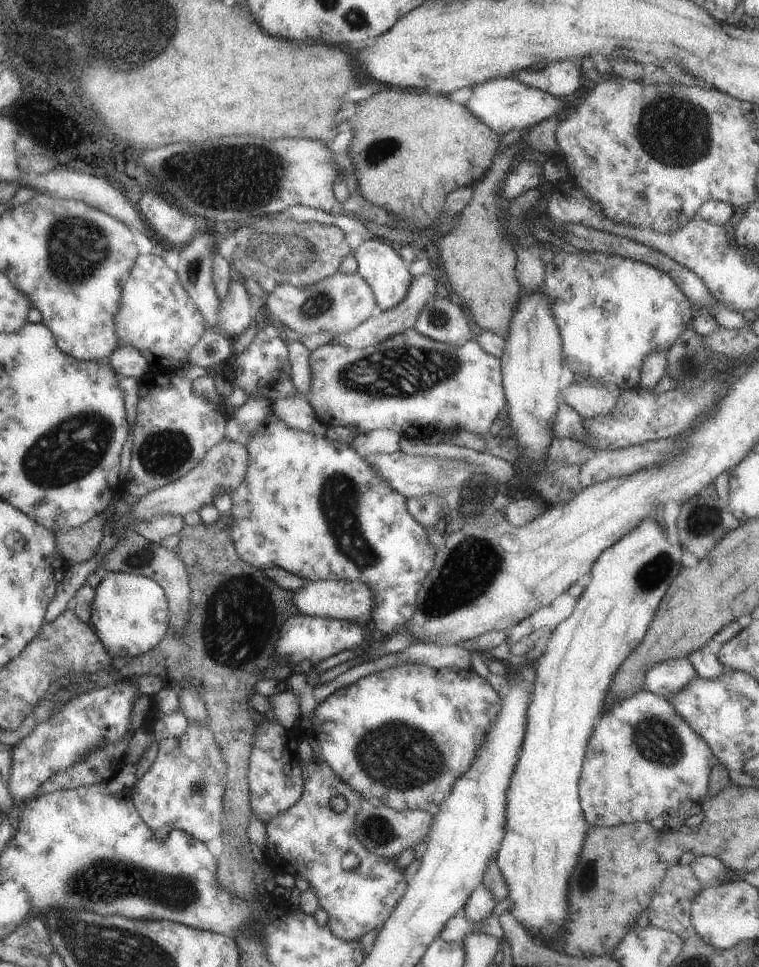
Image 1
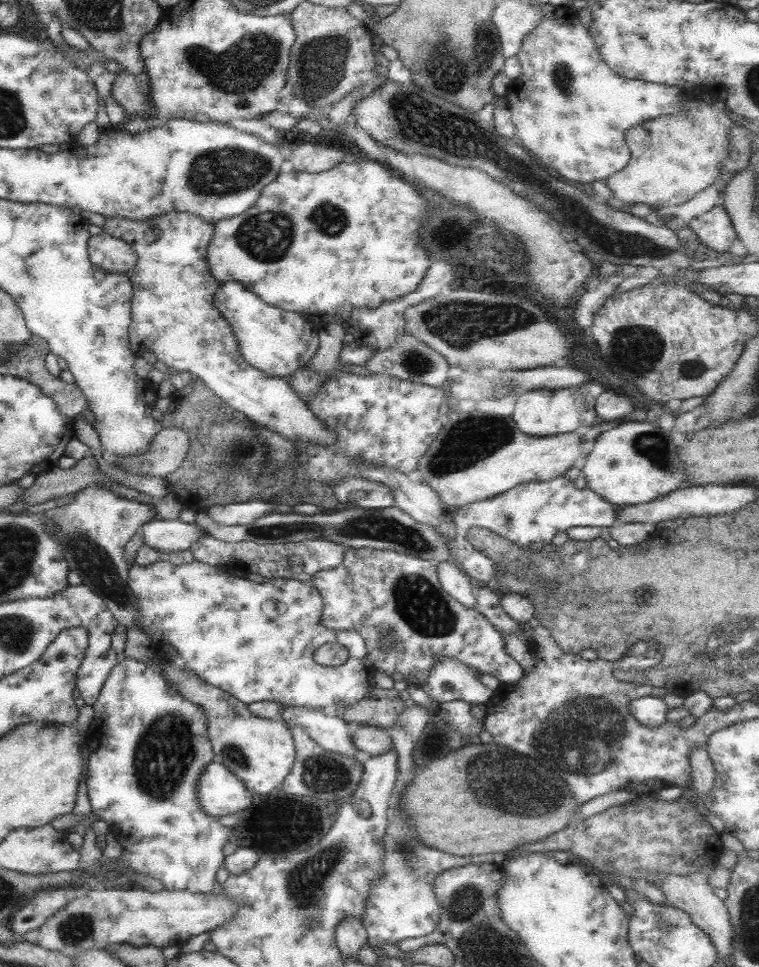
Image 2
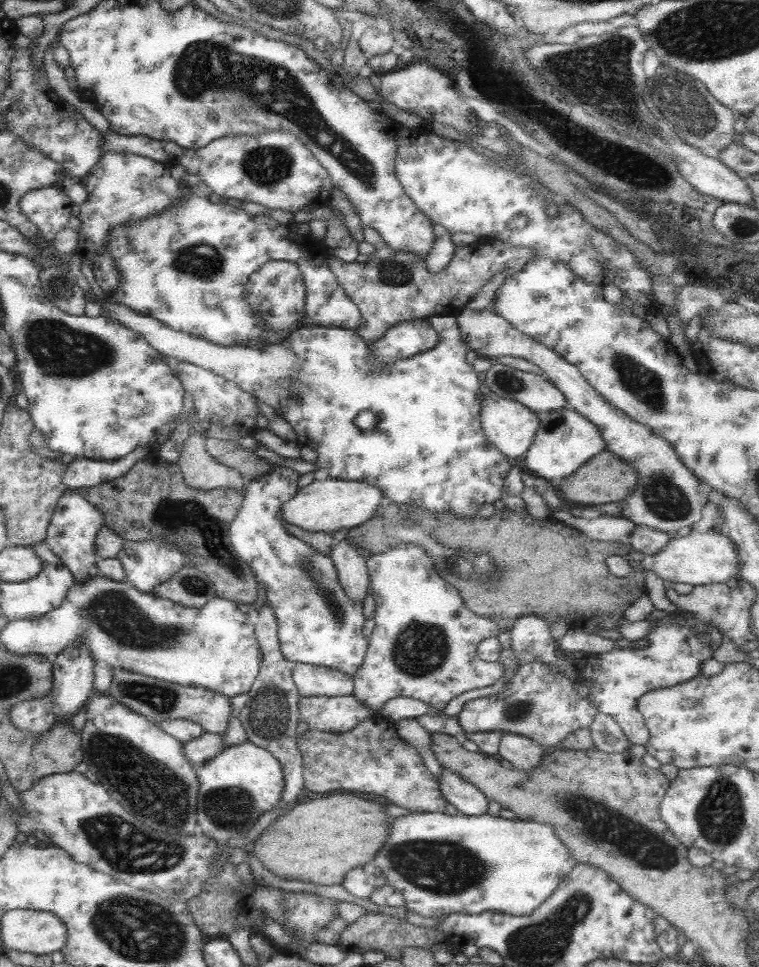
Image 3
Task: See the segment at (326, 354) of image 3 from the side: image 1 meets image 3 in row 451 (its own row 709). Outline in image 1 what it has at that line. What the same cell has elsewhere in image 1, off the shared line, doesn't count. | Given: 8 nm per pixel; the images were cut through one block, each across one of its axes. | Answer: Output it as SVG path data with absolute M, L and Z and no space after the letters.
M406 663L337 688L313 709L311 731L303 732L298 727L297 730L311 747L312 756L347 784L362 803L395 811L424 810L430 803L437 804L446 798L457 776L472 764L489 724L497 715L499 698L496 693L469 667L433 669Z

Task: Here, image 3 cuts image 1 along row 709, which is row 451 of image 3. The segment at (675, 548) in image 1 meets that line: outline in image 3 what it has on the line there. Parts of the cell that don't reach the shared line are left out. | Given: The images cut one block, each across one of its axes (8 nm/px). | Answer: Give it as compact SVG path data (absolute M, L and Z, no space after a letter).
M567 408L547 411L547 414L538 420L539 426L535 436L525 452L523 466L527 472L545 480L563 479L574 470L585 465L592 457L600 454L605 448L601 433L597 426L583 418L581 414Z

